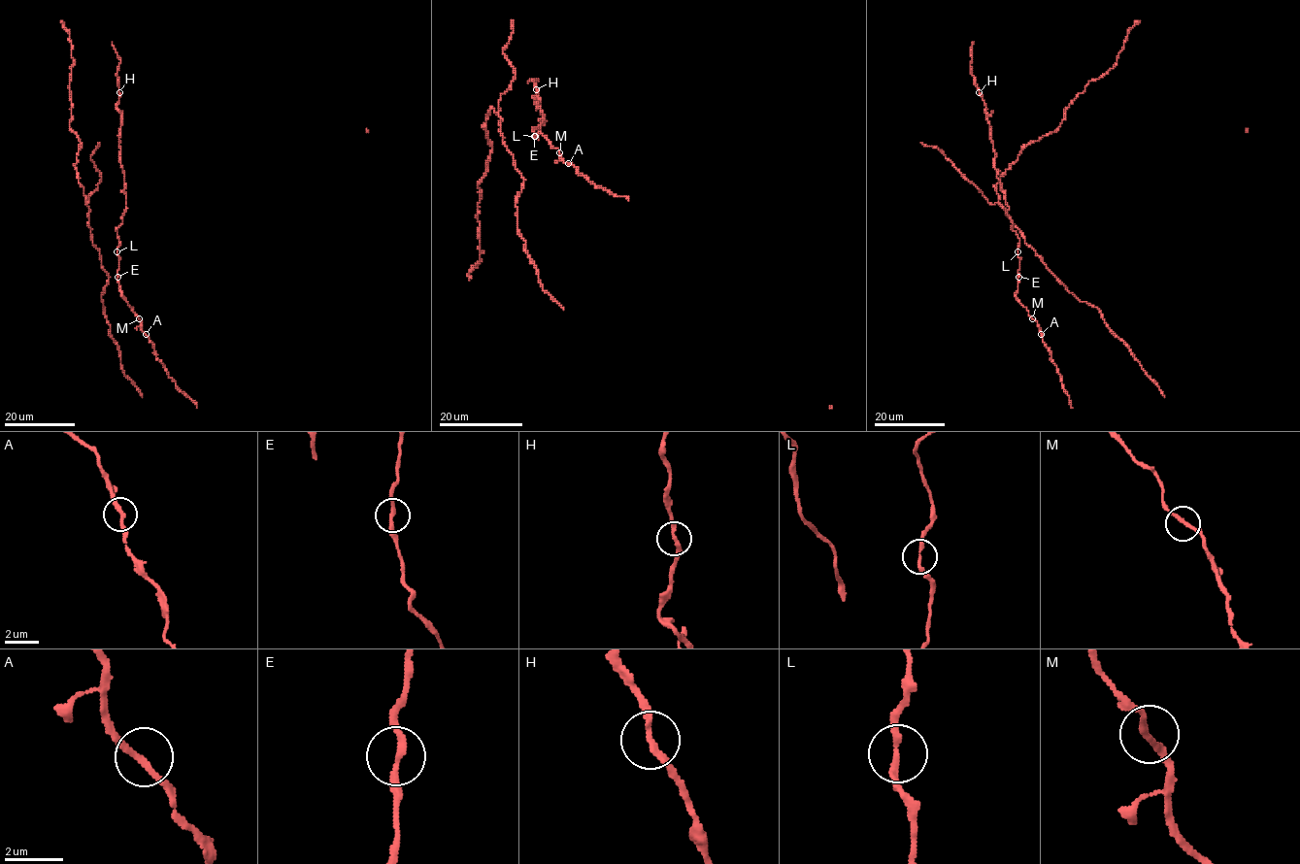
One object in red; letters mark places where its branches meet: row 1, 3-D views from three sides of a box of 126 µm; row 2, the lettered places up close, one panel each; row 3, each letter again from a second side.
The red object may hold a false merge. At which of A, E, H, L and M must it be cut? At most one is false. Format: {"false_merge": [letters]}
{"false_merge": []}

